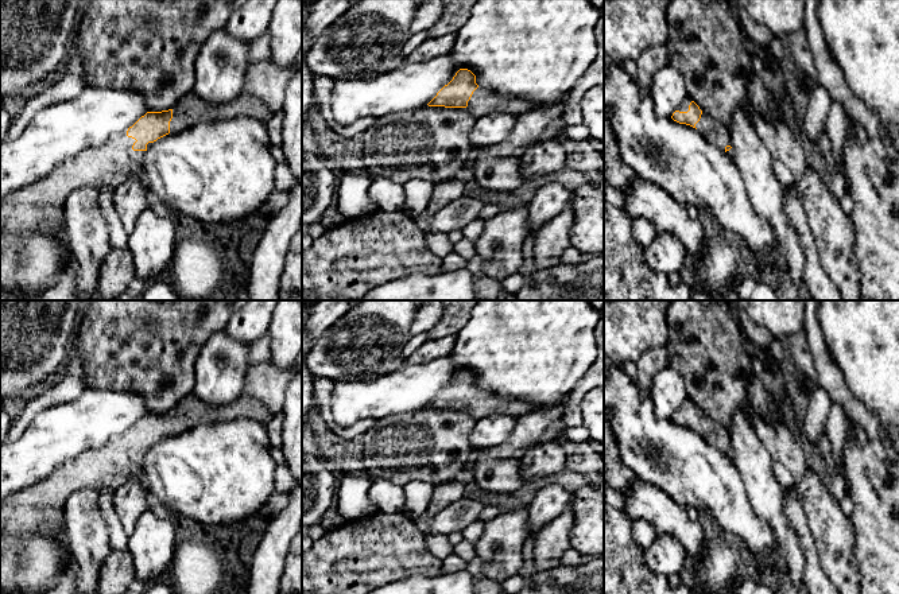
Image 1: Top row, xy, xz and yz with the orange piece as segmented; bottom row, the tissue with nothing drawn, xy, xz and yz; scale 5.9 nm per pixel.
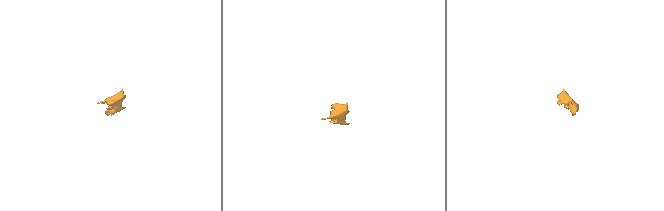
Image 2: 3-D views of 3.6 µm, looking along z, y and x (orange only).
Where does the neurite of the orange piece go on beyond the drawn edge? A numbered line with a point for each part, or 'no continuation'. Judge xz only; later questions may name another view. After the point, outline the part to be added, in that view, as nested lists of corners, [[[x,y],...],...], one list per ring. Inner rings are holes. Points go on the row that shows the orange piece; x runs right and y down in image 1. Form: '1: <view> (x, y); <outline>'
1: xz (483, 101); [[[478,86],[466,106],[476,119],[491,113],[509,113],[519,116],[535,108],[535,102],[526,98],[508,98],[489,89]]]

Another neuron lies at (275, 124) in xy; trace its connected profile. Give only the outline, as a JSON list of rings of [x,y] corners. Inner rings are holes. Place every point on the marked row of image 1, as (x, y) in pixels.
[[[280,112],[274,113],[274,116],[266,121],[268,139],[271,144],[282,145],[283,141],[283,116]]]

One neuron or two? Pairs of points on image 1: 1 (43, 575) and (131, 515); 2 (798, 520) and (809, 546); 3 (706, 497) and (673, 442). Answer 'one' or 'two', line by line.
1: two
2: one
3: one

